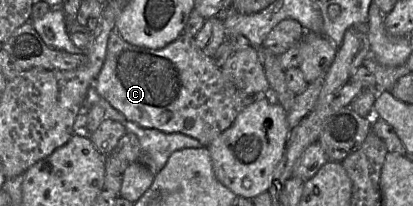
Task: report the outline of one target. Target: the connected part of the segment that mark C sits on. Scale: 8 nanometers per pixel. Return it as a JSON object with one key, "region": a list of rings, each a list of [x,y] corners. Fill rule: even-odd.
{"region":[[[116,29],[113,30],[109,36],[106,59],[96,79],[95,91],[100,97],[105,99],[114,109],[123,114],[127,120],[133,121],[144,128],[158,129],[165,133],[182,133],[191,136],[199,140],[201,144],[205,147],[209,147],[209,145],[223,131],[228,129],[236,119],[237,115],[244,108],[252,104],[257,97],[255,95],[245,94],[244,92],[238,90],[235,85],[223,74],[222,68],[218,67],[214,63],[213,58],[204,54],[202,50],[196,45],[195,37],[191,37],[186,35],[185,33],[182,33],[176,40],[169,43],[164,48],[148,49],[128,43],[121,37],[121,35]]]}

